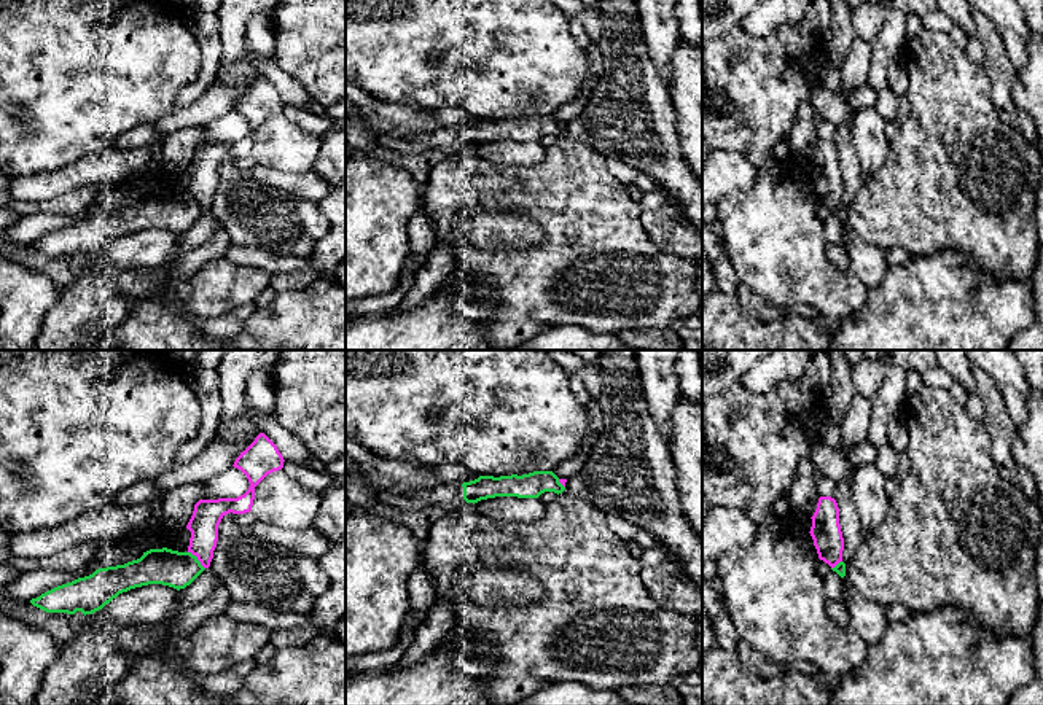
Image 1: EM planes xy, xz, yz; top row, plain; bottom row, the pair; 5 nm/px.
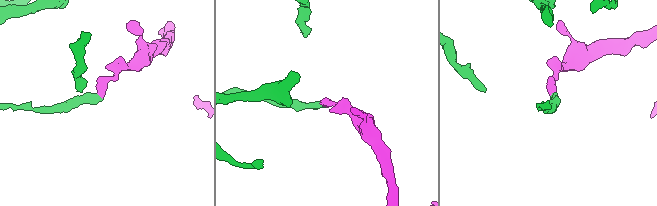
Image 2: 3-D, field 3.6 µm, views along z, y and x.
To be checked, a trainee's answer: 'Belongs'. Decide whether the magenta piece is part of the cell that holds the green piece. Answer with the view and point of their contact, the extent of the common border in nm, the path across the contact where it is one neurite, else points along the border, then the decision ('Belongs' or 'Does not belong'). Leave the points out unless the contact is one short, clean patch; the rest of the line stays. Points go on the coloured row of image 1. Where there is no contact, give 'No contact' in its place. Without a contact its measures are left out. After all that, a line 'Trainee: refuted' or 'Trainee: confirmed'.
Touches green at xy (196, 559). Shared border 130 nm. Boundary: xy (188, 551), (204, 568). Does not belong
Trainee: refuted

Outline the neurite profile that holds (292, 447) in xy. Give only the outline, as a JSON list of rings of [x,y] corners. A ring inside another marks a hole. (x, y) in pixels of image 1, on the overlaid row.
[[[245,399],[245,415],[277,446],[285,462],[307,465],[314,458],[306,444],[285,430],[274,414],[260,414],[252,407],[250,401]]]

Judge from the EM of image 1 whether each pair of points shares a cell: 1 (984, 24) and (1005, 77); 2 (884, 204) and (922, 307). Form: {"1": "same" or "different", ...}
{"1": "same", "2": "different"}

